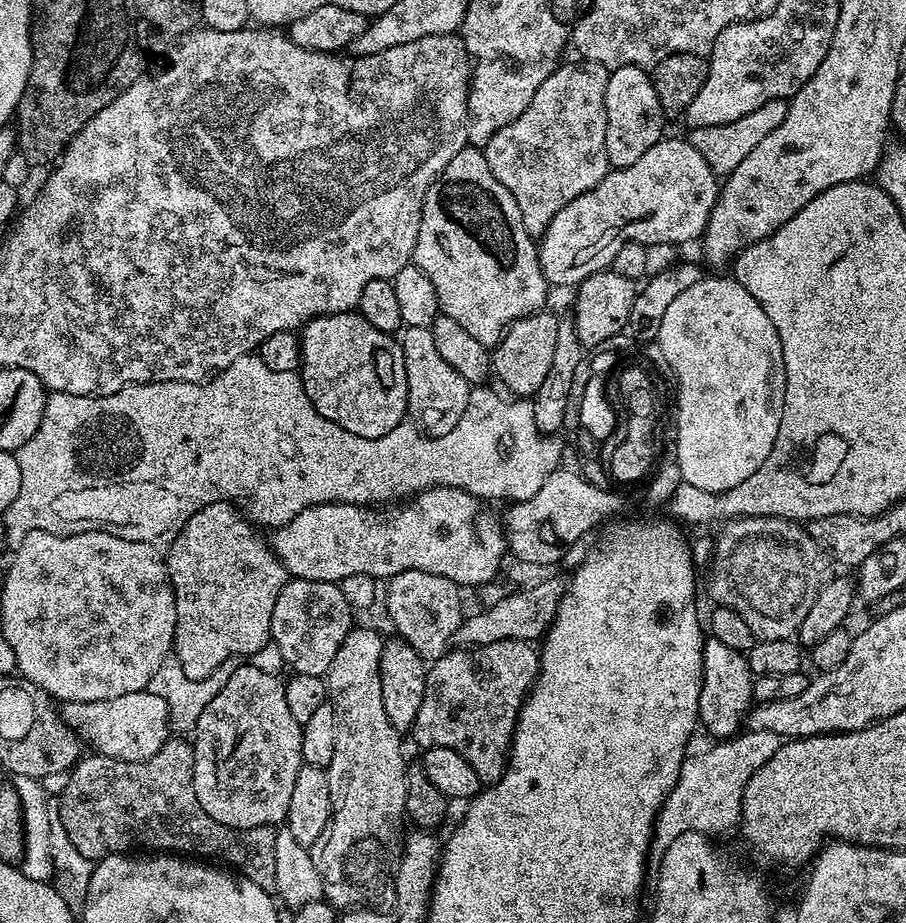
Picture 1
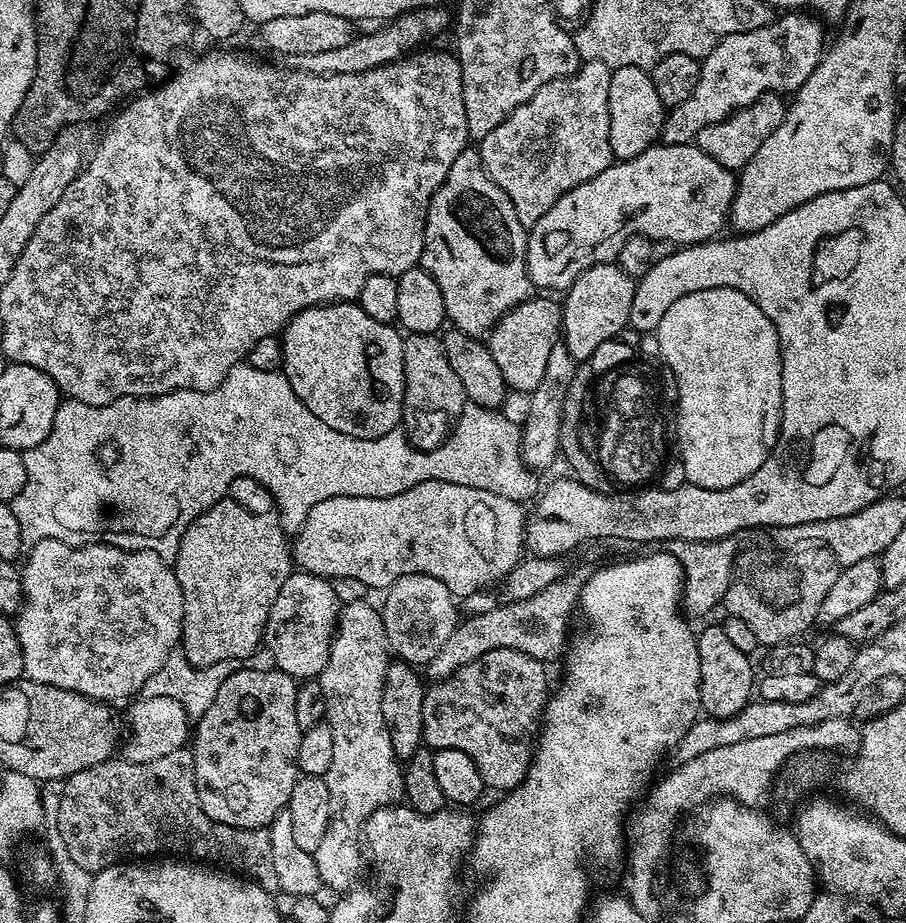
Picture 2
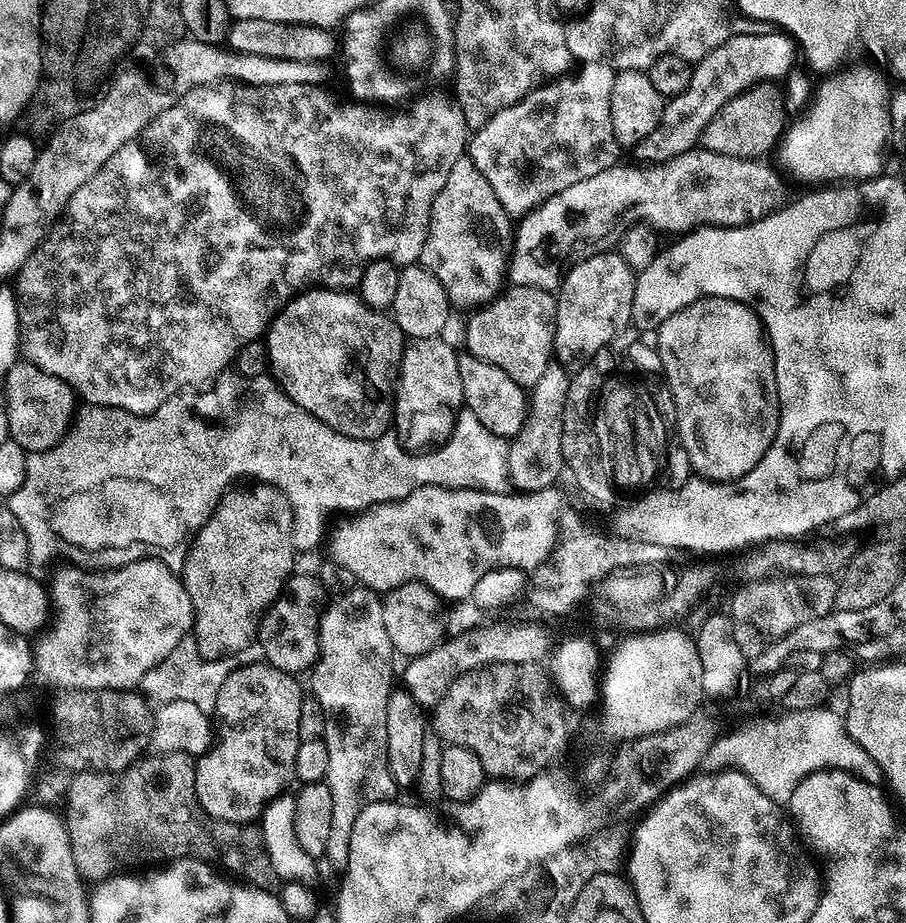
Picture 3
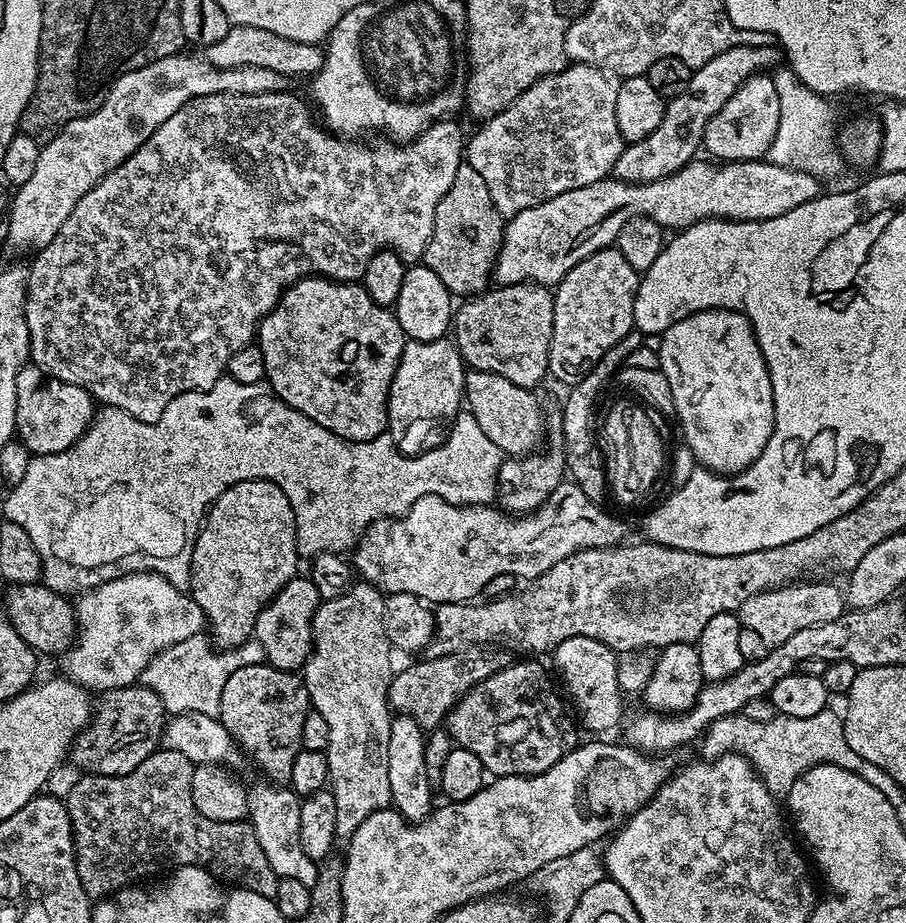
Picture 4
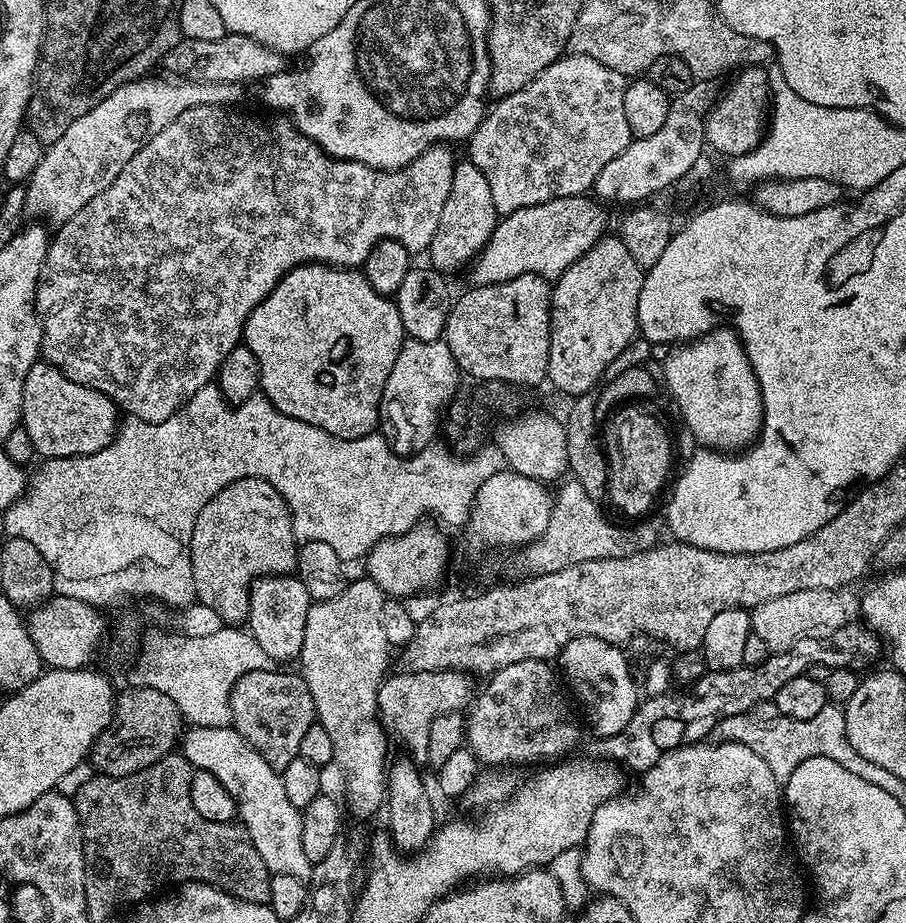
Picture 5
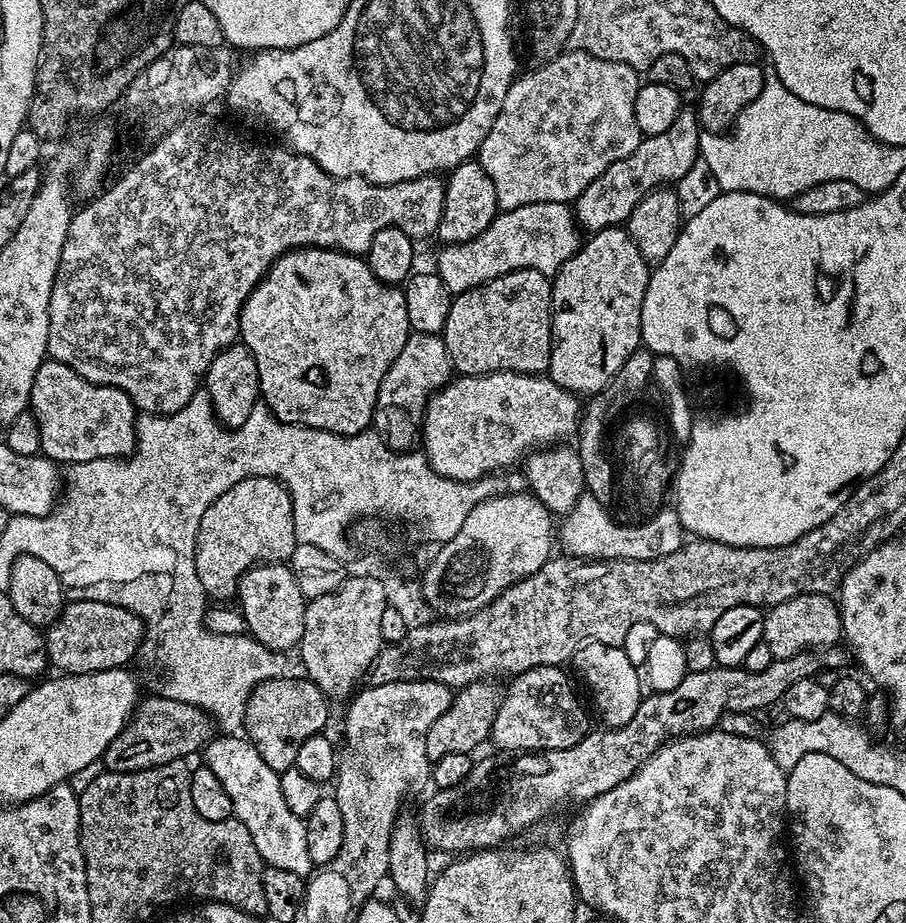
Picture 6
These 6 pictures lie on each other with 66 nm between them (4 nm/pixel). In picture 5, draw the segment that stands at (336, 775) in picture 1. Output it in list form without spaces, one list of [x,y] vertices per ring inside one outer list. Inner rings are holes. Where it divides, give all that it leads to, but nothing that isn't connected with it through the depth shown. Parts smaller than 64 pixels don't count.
[[[361,578],[348,582],[337,597],[315,601],[306,618],[305,637],[298,659],[298,672],[314,698],[318,722],[326,734],[330,734],[330,742],[334,742],[334,764],[335,767],[340,767],[340,772],[344,775],[344,788],[348,791],[347,809],[349,806],[356,816],[370,816],[379,808],[381,811],[385,807],[388,790],[384,759],[388,756],[390,737],[378,719],[378,690],[389,671],[390,645],[382,631],[385,599],[384,591],[374,581]]]

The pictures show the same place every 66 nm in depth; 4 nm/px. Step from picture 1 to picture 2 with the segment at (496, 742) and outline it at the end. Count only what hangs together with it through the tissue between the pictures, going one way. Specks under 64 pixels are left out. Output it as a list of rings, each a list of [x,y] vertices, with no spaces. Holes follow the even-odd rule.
[[[499,648],[482,654],[482,658],[474,658],[474,662],[466,662],[466,666],[459,668],[453,676],[435,681],[425,691],[422,702],[423,743],[433,750],[449,748],[470,754],[474,766],[478,766],[478,774],[482,774],[485,789],[497,788],[500,794],[512,791],[523,782],[532,764],[544,707],[548,705],[550,684],[548,688],[548,672],[544,668],[547,668],[545,661],[530,658],[530,654]]]

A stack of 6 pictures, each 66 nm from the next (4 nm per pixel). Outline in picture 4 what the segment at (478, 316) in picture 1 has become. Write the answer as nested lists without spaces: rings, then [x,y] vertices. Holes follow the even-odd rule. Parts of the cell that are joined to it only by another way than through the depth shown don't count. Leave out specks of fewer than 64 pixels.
[[[462,162],[458,166],[458,172],[454,174],[450,190],[446,190],[442,202],[438,202],[438,210],[434,214],[434,230],[424,251],[422,263],[434,270],[438,278],[442,278],[442,283],[452,291],[453,297],[471,298],[485,291],[493,279],[496,260],[504,241],[505,223],[505,217],[501,216],[490,198],[490,190],[486,190],[486,182],[482,182],[482,174],[478,174],[474,166]]]

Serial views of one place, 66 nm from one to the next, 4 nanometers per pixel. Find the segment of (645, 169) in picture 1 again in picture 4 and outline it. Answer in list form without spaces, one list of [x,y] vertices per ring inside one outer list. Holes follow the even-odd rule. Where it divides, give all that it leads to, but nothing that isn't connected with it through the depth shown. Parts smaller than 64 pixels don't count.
[[[697,158],[674,174],[645,184],[605,178],[588,186],[578,186],[578,190],[566,190],[566,194],[558,194],[558,198],[522,210],[505,223],[494,280],[500,286],[555,286],[578,262],[598,250],[613,247],[618,230],[622,230],[630,218],[639,216],[654,218],[665,230],[683,230],[703,220],[778,218],[794,210],[794,206],[802,206],[822,195],[815,178],[811,171],[796,166],[784,168],[767,159],[729,160],[719,164],[708,158]]]

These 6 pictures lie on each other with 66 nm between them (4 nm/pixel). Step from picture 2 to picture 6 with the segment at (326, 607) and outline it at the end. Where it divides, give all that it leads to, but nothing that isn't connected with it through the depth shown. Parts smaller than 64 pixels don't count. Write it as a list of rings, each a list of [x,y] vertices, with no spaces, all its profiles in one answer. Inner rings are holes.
[[[280,562],[258,564],[245,572],[238,585],[238,610],[244,616],[251,637],[274,651],[287,653],[299,645],[305,629],[307,599],[289,565]]]

